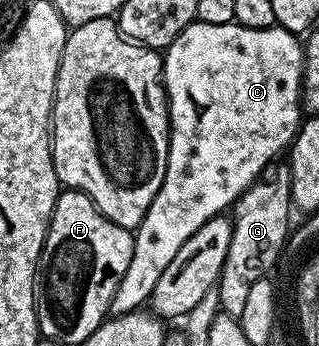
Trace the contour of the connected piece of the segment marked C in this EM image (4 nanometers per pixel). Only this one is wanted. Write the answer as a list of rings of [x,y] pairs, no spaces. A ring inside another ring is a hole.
[[[196,21],[188,25],[165,48],[161,58],[163,61],[163,88],[167,91],[167,121],[169,124],[167,168],[157,197],[153,197],[141,225],[134,228],[133,257],[129,261],[129,269],[125,269],[125,277],[121,277],[121,285],[117,285],[117,293],[113,293],[110,309],[112,316],[128,315],[131,311],[140,310],[150,300],[153,289],[157,285],[157,277],[161,277],[161,273],[165,273],[165,268],[169,266],[169,261],[173,261],[177,249],[181,249],[181,245],[185,245],[185,241],[189,241],[189,237],[193,237],[193,233],[197,233],[197,229],[201,225],[208,223],[215,215],[224,214],[239,198],[239,194],[260,178],[268,165],[276,162],[282,156],[279,155],[282,151],[284,154],[290,148],[291,144],[295,142],[295,135],[301,126],[299,115],[301,116],[303,97],[303,43],[296,32],[288,31],[286,27],[276,25],[269,29],[249,29],[237,22],[225,25],[209,25]]]

